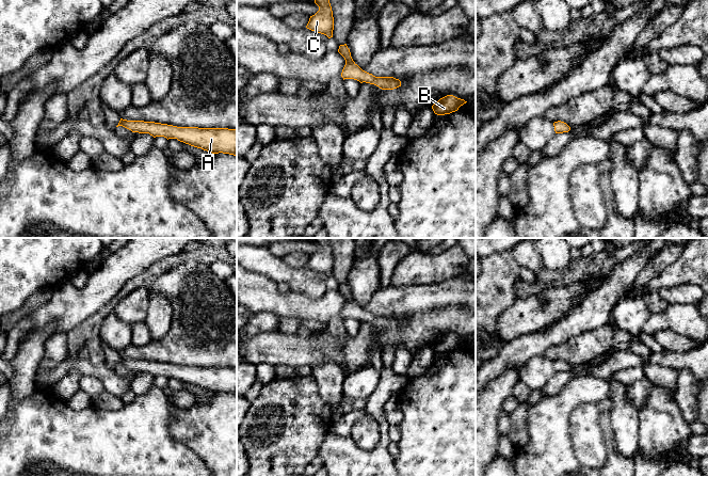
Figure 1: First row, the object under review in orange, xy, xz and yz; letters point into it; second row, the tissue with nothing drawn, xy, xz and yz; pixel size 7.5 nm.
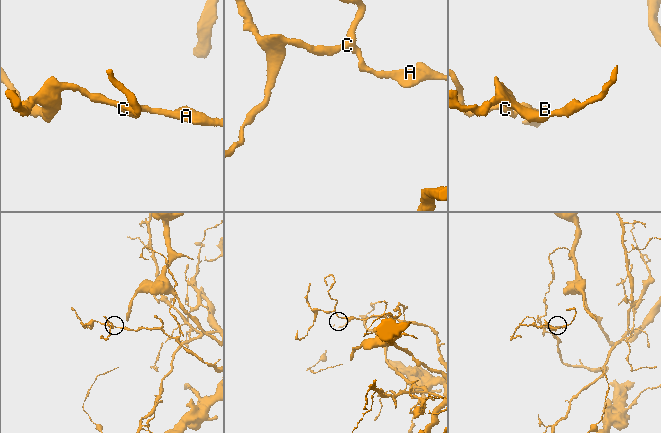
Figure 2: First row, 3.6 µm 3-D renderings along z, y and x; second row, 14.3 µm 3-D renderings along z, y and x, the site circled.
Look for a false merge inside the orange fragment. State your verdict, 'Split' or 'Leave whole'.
Leave whole

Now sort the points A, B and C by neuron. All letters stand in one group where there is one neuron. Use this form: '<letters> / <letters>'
A B C

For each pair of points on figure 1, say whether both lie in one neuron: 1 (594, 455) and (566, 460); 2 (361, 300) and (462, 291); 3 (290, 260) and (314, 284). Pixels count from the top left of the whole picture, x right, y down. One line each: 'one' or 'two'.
1: two
2: two
3: two

